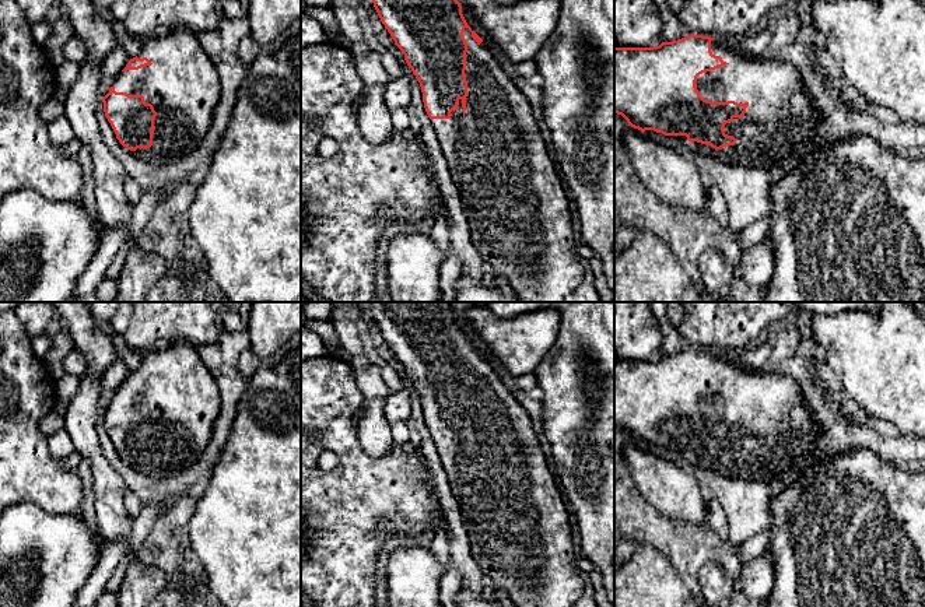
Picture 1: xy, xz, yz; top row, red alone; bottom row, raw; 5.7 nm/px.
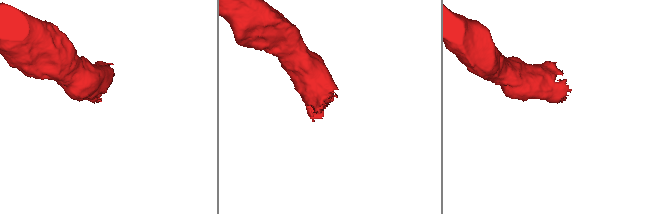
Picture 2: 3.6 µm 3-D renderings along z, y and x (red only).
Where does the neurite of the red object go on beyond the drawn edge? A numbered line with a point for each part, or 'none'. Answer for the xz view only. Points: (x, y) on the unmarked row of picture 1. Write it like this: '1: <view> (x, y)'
1: xz (511, 502)

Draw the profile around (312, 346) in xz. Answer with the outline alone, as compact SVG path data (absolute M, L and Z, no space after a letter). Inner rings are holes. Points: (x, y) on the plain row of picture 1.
M301 324L301 361L313 359L327 354L325 341L313 330Z

